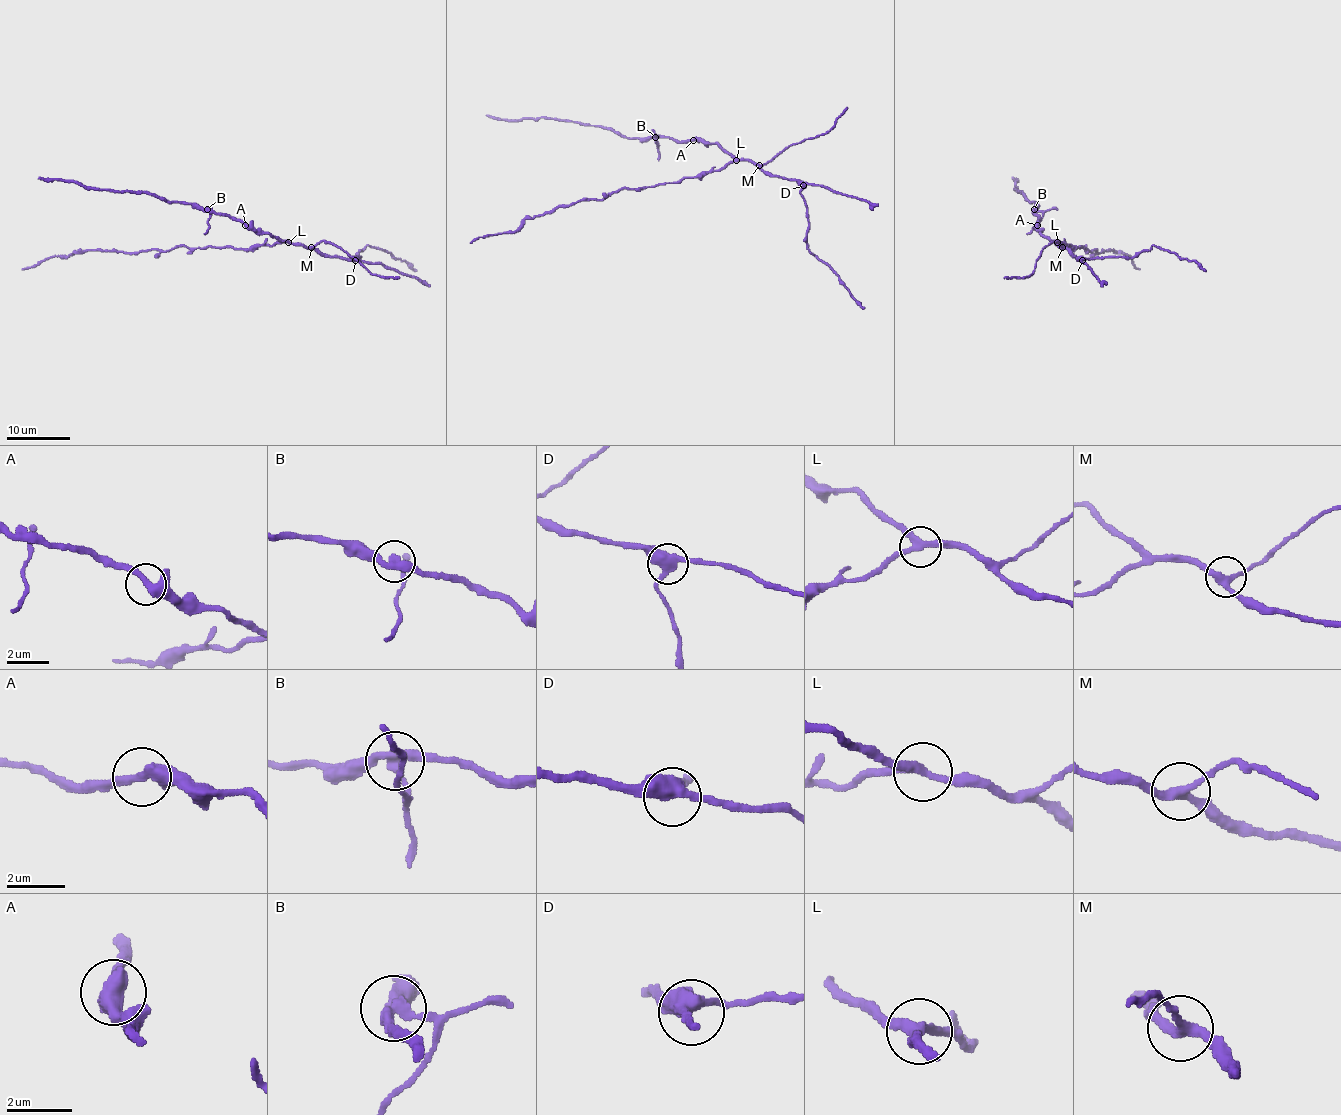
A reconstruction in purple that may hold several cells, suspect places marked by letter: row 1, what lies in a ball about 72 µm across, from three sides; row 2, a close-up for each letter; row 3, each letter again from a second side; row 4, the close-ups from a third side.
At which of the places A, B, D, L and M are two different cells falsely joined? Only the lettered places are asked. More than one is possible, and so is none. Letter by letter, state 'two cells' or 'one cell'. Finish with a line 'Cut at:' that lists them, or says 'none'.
A: one cell
B: two cells
D: one cell
L: two cells
M: one cell
Cut at: B, L

